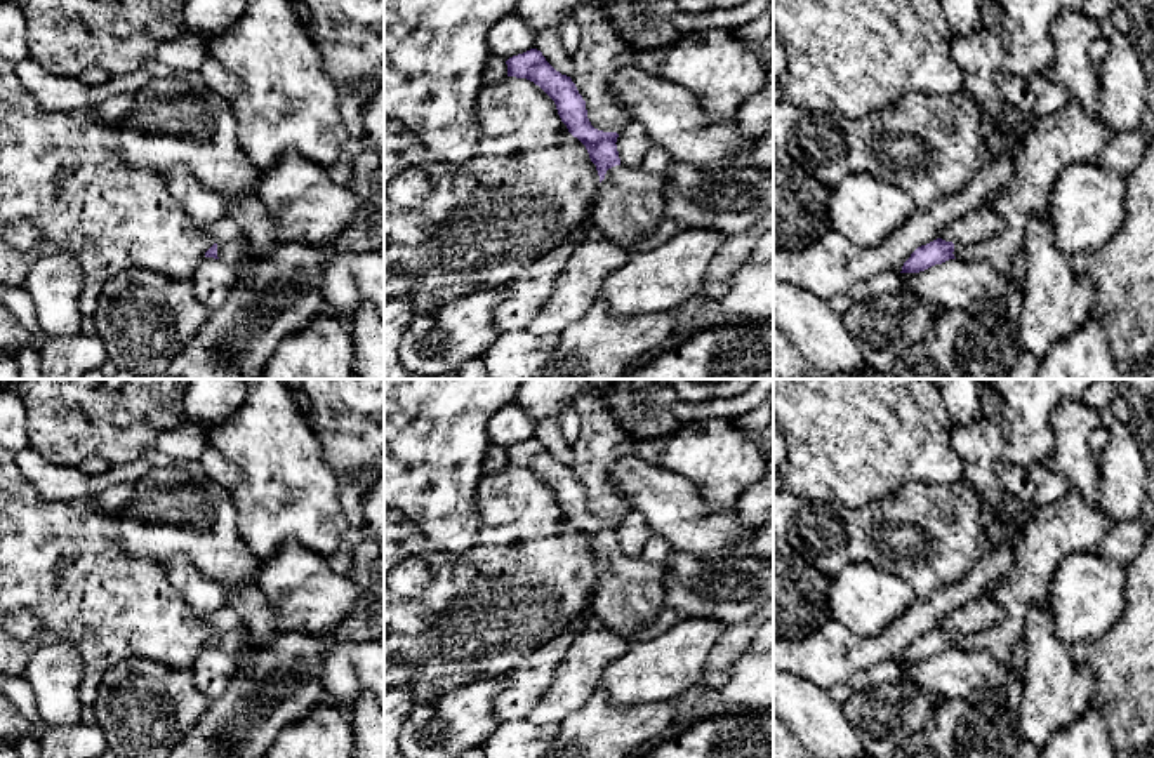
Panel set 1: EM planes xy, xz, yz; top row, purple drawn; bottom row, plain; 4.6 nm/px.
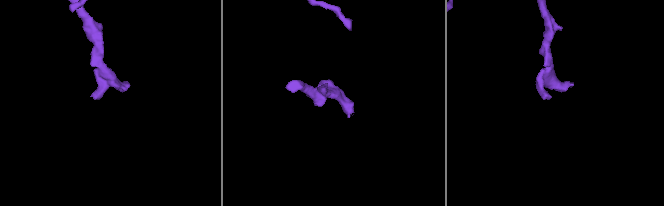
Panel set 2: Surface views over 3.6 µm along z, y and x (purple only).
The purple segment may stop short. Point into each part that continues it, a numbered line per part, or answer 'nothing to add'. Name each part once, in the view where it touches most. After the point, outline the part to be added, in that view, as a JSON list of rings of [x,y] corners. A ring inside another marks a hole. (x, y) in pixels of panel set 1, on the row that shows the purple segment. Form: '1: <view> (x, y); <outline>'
1: xz (630, 207); [[[615,165],[601,181],[598,203],[591,212],[593,231],[620,243],[629,254],[664,221],[664,177]]]

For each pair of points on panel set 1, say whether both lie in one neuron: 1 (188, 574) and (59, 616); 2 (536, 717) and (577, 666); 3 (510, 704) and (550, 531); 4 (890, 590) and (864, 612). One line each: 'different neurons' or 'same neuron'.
1: different neurons
2: same neuron
3: different neurons
4: same neuron

